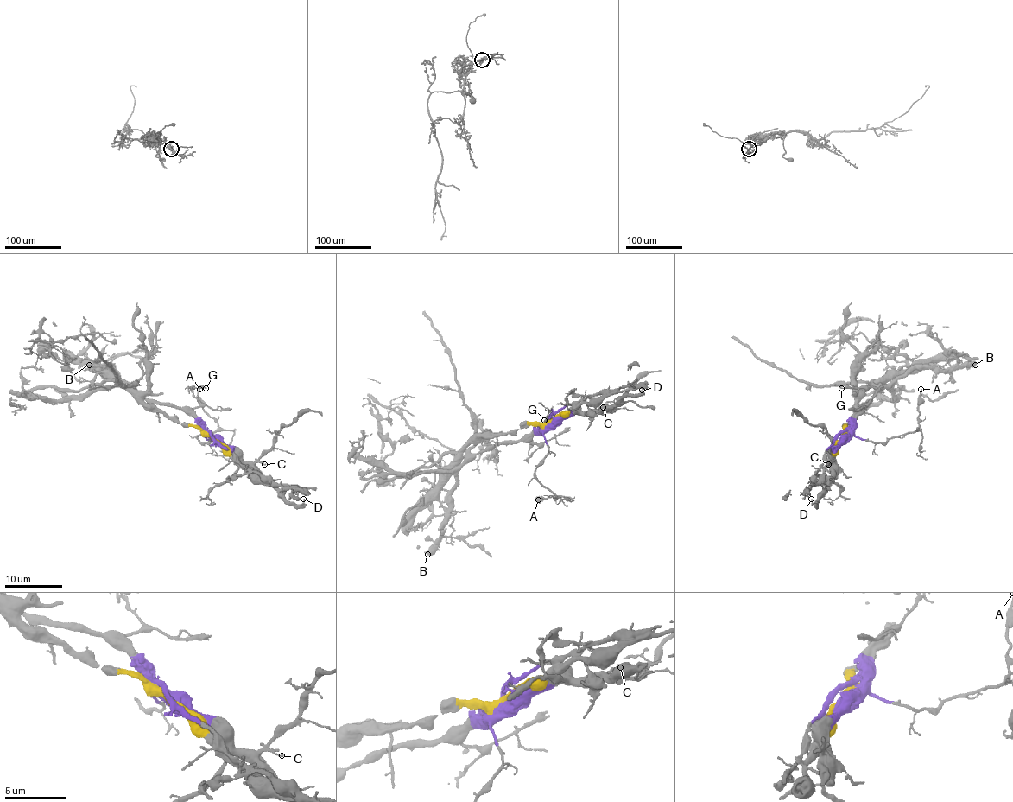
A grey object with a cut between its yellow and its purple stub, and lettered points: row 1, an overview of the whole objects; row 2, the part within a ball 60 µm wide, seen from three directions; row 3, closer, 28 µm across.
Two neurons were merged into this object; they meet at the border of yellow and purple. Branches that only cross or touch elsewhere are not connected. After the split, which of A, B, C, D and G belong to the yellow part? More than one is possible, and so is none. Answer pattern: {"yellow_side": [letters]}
{"yellow_side": []}

